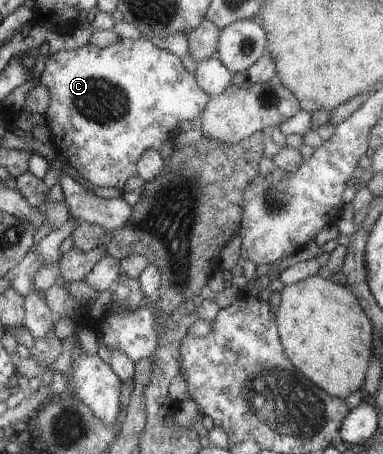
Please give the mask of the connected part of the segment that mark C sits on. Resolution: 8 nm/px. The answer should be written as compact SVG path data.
M143 37L138 39L118 38L113 44L103 48L97 48L92 44L85 44L74 50L58 50L55 53L49 54L42 71L37 74L37 77L39 84L43 85L48 92L48 107L43 117L46 128L50 134L49 142L53 150L65 158L66 164L69 164L78 176L85 178L89 184L97 186L97 188L121 188L123 184L129 180L130 176L136 174L135 163L138 156L141 156L141 154L145 152L145 149L148 148L160 151L165 140L179 139L180 135L178 134L177 123L183 122L183 120L196 121L210 97L198 87L194 74L183 68L178 56L171 54L165 49L158 48L156 45L153 45L151 41Z

